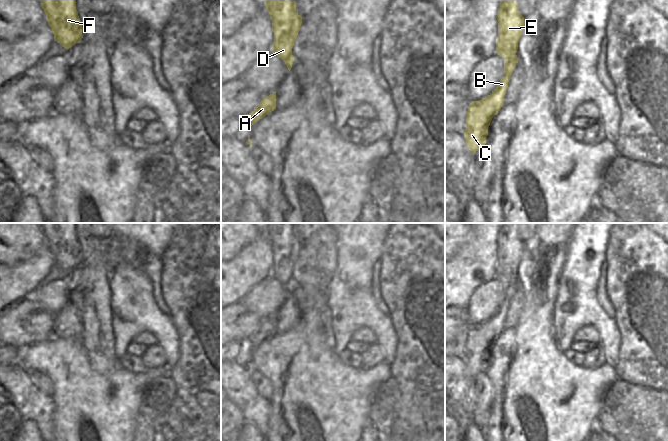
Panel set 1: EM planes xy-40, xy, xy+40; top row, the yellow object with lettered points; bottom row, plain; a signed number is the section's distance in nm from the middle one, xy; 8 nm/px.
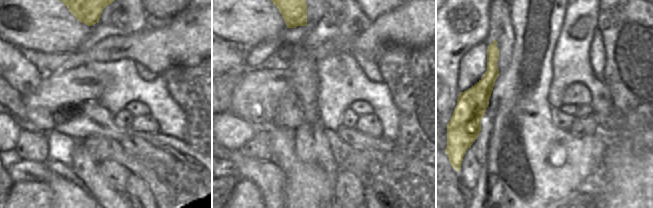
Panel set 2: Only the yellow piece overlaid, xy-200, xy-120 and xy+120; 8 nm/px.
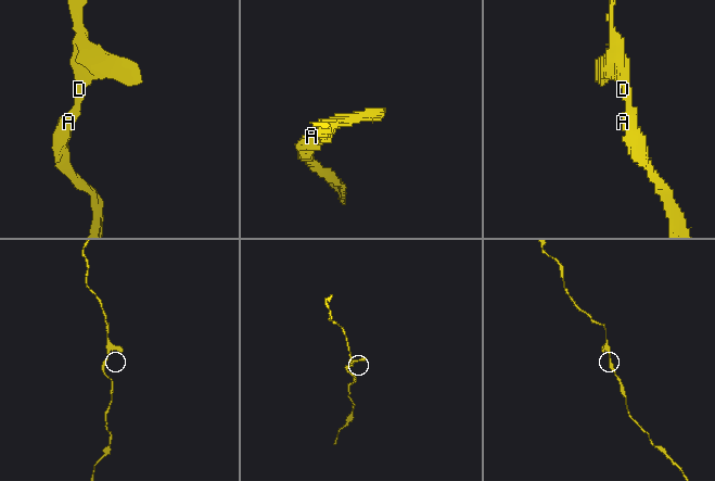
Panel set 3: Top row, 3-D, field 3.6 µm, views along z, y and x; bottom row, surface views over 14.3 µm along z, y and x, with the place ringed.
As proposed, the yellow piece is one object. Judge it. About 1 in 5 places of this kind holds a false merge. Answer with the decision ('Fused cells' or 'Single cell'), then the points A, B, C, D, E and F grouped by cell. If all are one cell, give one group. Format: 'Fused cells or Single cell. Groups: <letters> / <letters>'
Single cell. Groups: A B C D E F.

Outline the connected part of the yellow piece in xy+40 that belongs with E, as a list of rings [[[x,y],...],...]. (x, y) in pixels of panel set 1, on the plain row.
[[[500,223],[496,242],[498,244],[496,277],[504,283],[504,300],[487,321],[472,325],[468,330],[464,362],[473,379],[486,368],[490,346],[504,329],[508,306],[519,284],[516,276],[524,252],[524,241],[518,234],[516,223]]]

